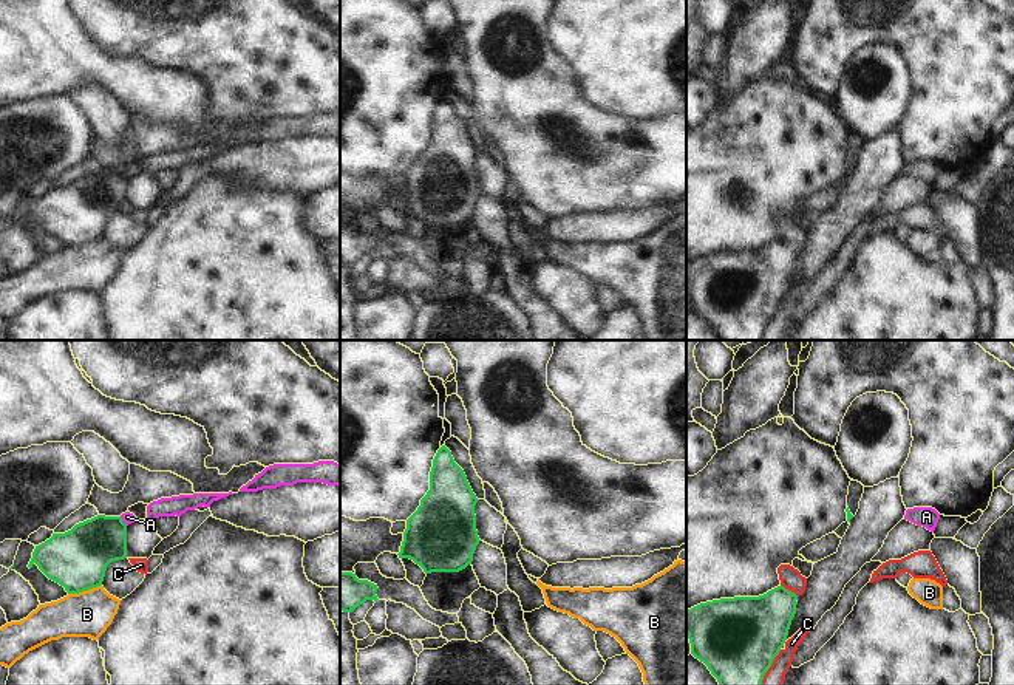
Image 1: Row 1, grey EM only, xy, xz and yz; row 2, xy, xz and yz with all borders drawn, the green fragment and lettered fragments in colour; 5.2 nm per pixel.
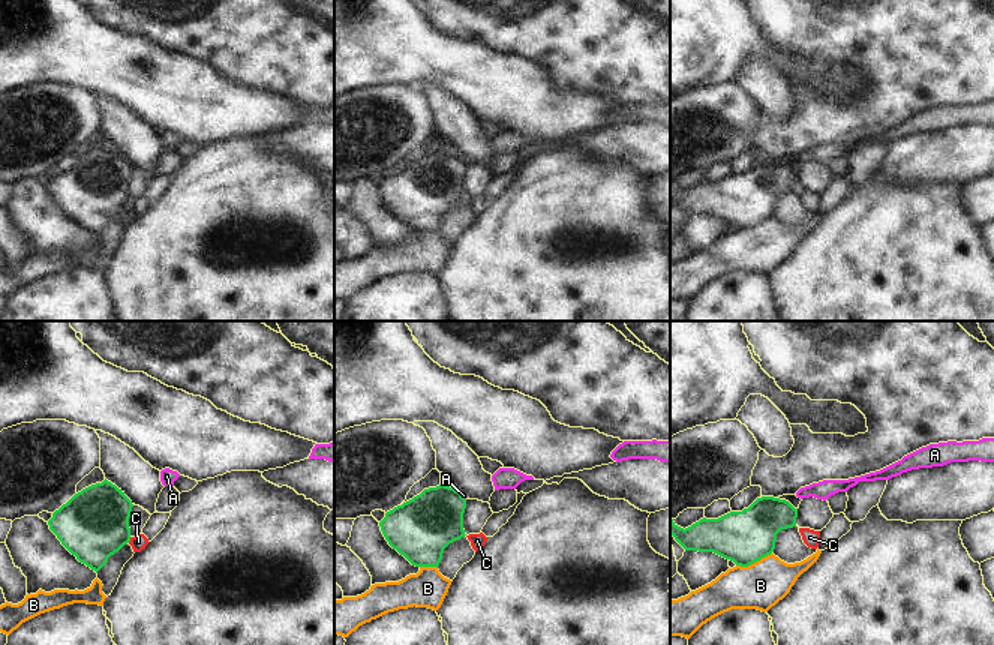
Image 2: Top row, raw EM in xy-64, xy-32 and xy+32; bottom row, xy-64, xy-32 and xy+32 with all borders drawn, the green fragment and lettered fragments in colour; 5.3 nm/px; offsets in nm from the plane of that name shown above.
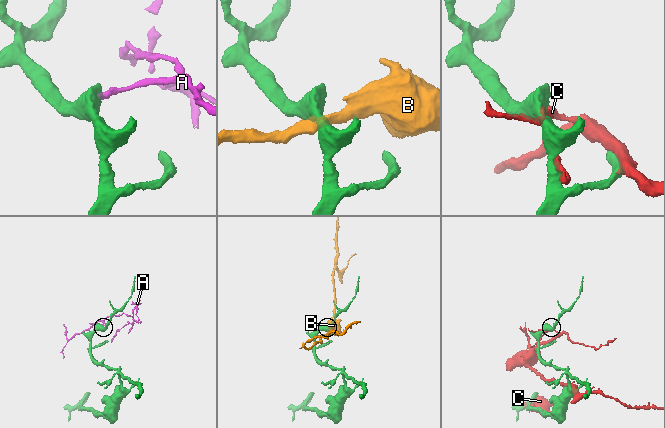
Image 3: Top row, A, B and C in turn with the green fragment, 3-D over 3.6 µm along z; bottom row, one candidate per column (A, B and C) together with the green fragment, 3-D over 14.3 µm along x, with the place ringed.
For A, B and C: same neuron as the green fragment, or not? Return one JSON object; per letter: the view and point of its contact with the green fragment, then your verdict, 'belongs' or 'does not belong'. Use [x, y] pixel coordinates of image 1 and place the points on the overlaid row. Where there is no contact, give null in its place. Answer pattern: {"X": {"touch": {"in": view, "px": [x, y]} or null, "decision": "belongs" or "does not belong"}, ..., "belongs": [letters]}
{"A": {"touch": {"in": "xy", "px": [122, 521]}, "decision": "does not belong"}, "B": {"touch": {"in": "xy", "px": [84, 589]}, "decision": "does not belong"}, "C": {"touch": {"in": "yz", "px": [787, 589]}, "decision": "does not belong"}, "belongs": []}

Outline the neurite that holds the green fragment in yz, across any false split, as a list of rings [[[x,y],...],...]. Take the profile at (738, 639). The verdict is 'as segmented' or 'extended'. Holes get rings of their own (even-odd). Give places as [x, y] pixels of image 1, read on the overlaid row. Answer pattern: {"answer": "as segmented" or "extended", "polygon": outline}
{"answer": "as segmented", "polygon": [[[778,586],[759,597],[734,597],[700,603],[686,611],[691,654],[703,662],[719,685],[762,685],[784,646],[796,614],[798,595]]]}

